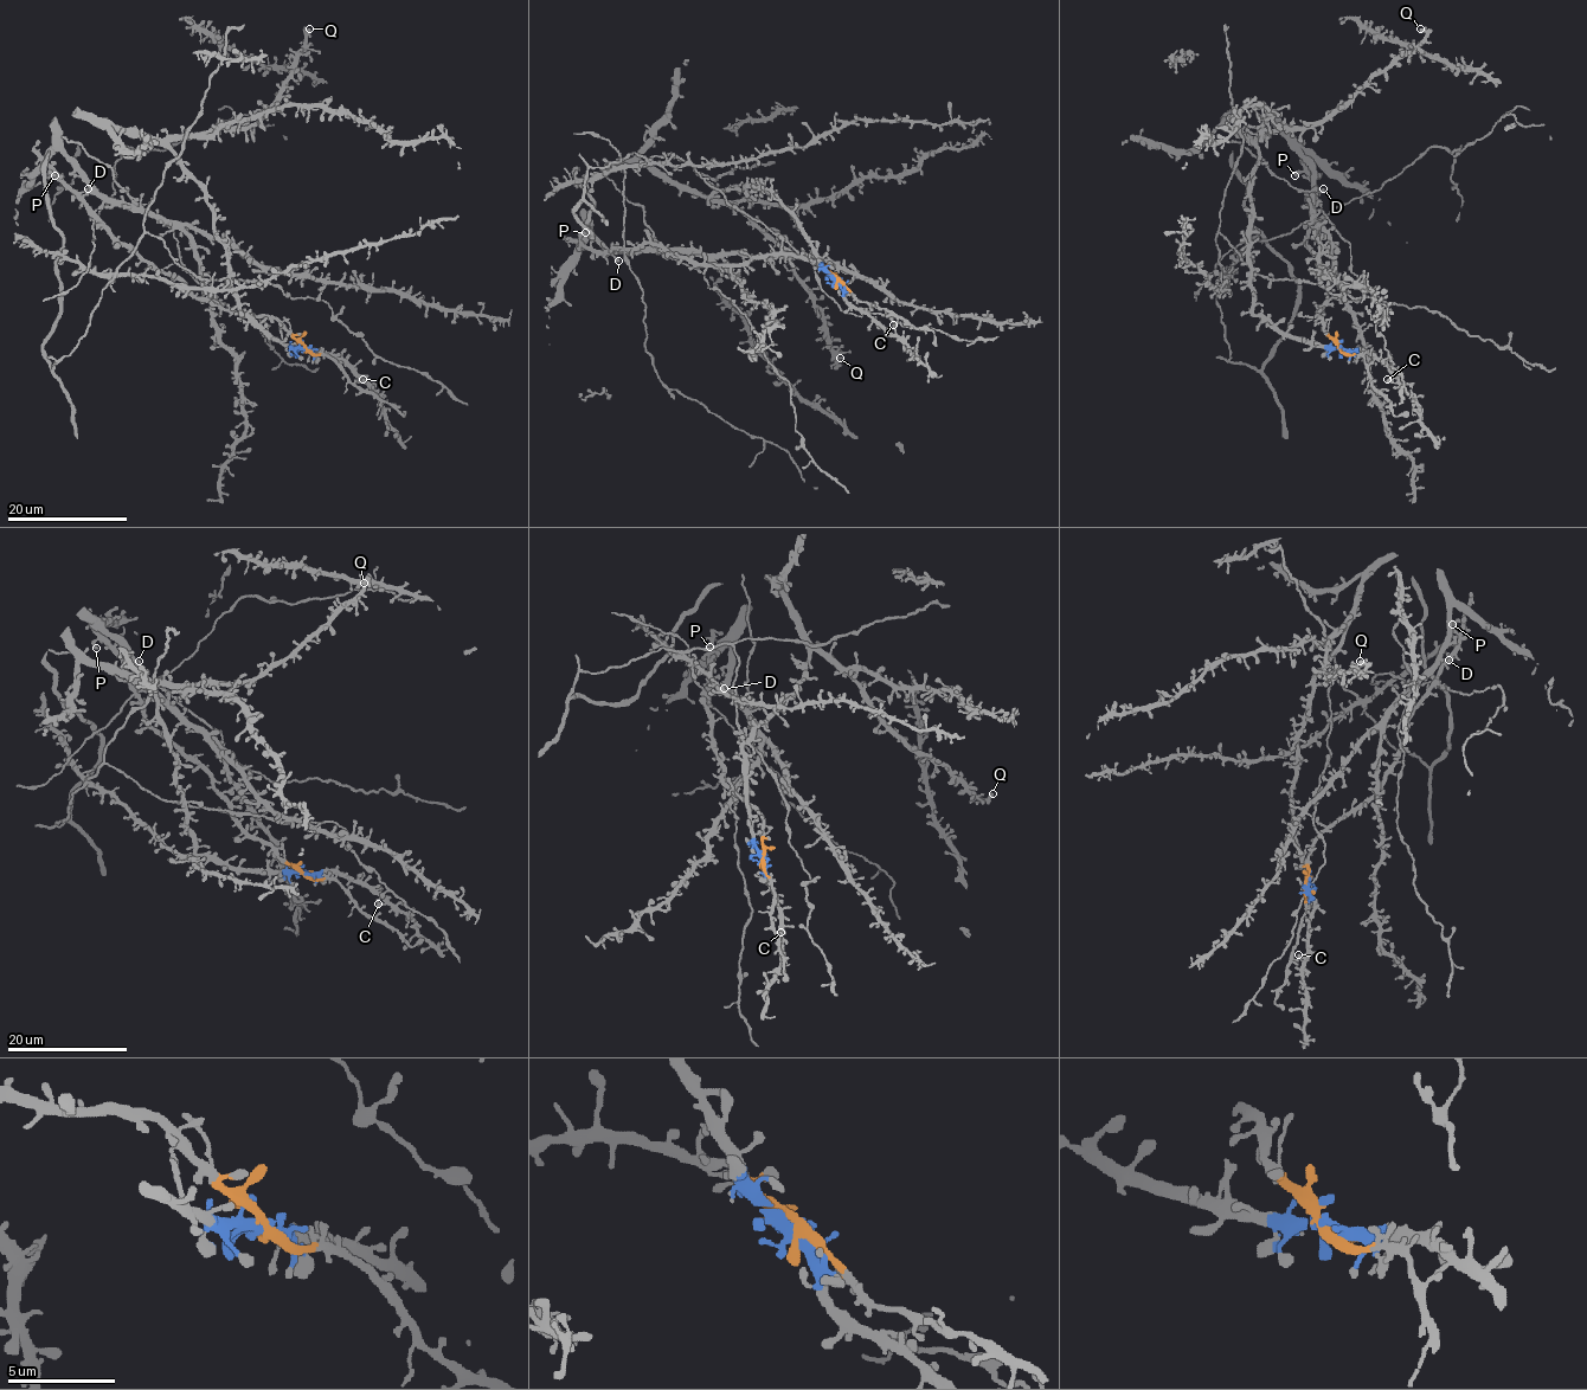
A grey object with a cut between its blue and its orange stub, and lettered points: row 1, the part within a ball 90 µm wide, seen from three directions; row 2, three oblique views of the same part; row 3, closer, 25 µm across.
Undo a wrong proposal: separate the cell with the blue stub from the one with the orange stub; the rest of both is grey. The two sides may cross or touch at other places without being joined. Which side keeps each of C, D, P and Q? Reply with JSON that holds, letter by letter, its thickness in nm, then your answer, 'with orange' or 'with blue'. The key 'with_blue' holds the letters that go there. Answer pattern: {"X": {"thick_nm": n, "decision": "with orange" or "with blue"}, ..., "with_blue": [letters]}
{"C": {"thick_nm": 360, "decision": "with blue"}, "D": {"thick_nm": 440, "decision": "with orange"}, "P": {"thick_nm": 320, "decision": "with orange"}, "Q": {"thick_nm": 320, "decision": "with blue"}, "with_blue": ["C", "Q"]}

